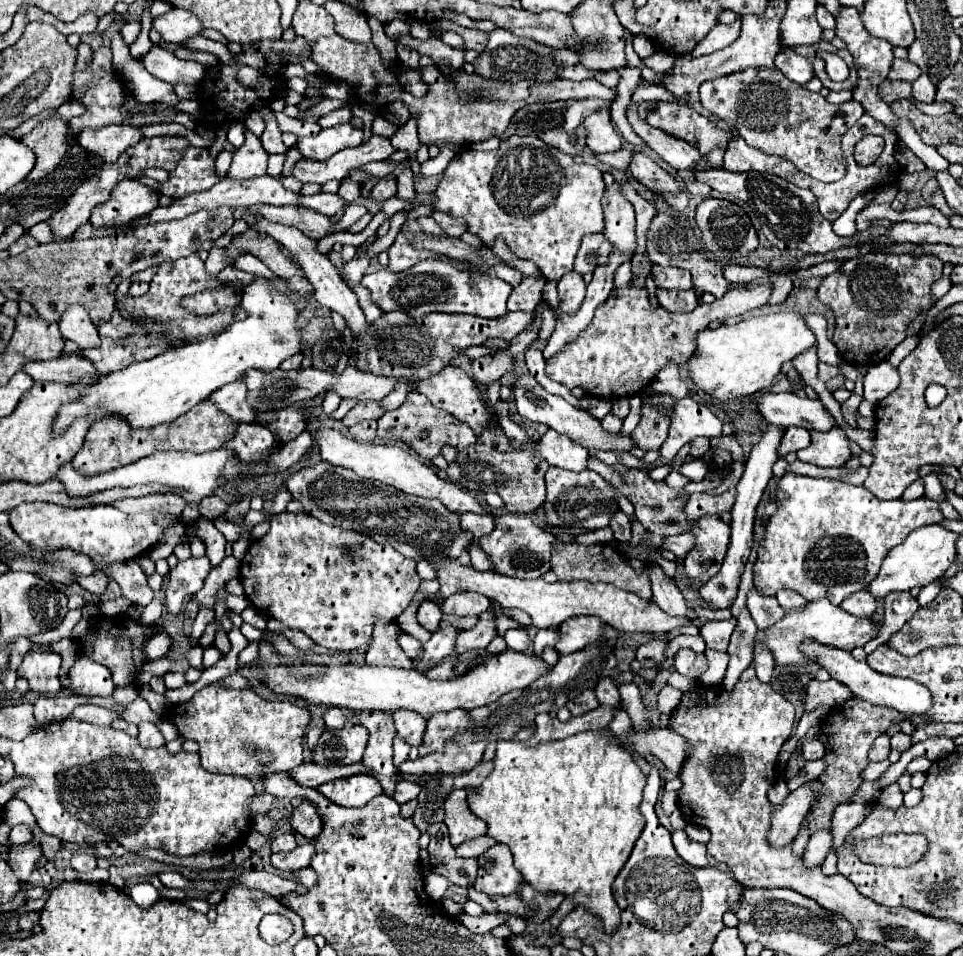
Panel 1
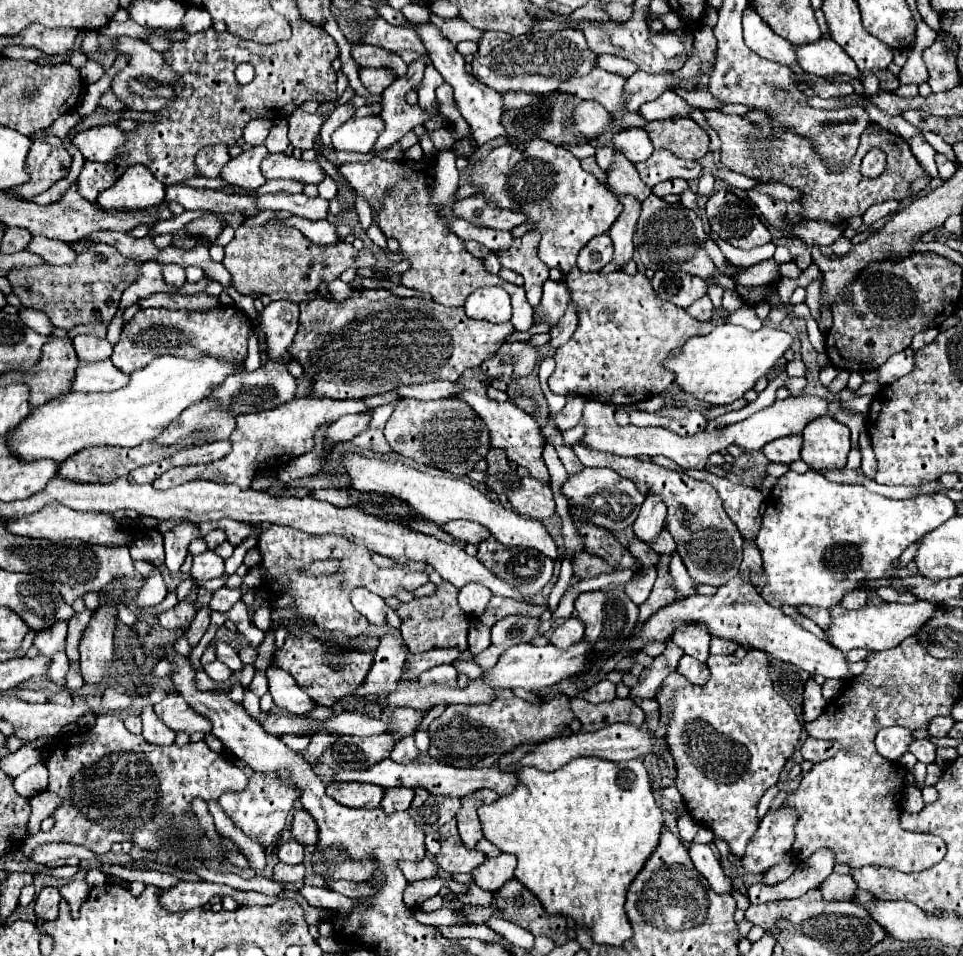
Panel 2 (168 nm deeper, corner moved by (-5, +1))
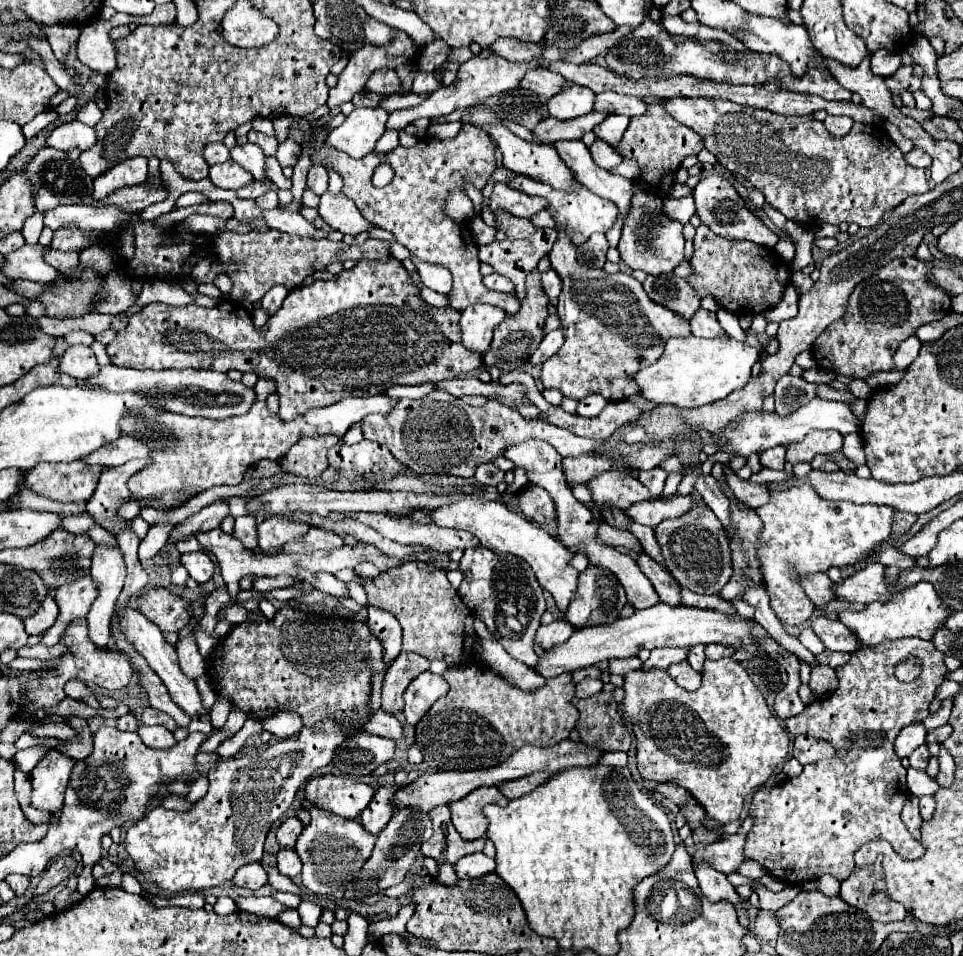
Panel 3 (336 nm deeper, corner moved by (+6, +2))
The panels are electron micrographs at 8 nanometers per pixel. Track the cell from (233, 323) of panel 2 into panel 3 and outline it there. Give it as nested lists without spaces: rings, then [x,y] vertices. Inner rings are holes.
[[[391,258],[391,262],[359,262],[355,264],[351,270],[343,270],[335,280],[315,280],[309,286],[299,286],[295,290],[289,292],[289,296],[285,298],[283,306],[267,320],[267,324],[263,328],[255,328],[253,320],[249,316],[249,312],[239,304],[239,302],[231,302],[231,300],[223,300],[213,308],[201,308],[201,306],[185,306],[185,308],[175,308],[175,306],[167,306],[167,304],[149,304],[145,306],[141,312],[133,314],[129,318],[129,326],[123,332],[117,332],[115,340],[111,344],[107,344],[107,356],[111,358],[111,362],[115,366],[125,366],[125,368],[135,369],[177,369],[183,370],[193,368],[197,370],[219,370],[219,372],[227,372],[227,370],[239,370],[239,372],[257,372],[257,376],[261,378],[269,378],[275,380],[275,394],[279,396],[279,418],[283,422],[289,422],[291,418],[297,418],[305,412],[309,412],[311,408],[323,408],[323,406],[331,406],[347,396],[355,396],[355,398],[363,398],[363,396],[373,396],[377,392],[385,392],[391,386],[401,386],[401,384],[419,384],[425,380],[433,380],[433,382],[441,382],[441,380],[449,380],[449,378],[459,378],[463,374],[469,374],[473,370],[477,370],[481,366],[481,354],[471,352],[467,348],[463,348],[461,344],[461,330],[457,324],[457,310],[455,308],[431,308],[427,302],[421,300],[419,296],[419,288],[413,282],[413,278],[409,276],[409,272],[403,268],[403,264],[395,258]]]

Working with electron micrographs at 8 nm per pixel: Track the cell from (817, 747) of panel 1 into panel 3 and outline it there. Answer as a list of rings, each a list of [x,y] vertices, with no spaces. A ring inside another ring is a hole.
[[[797,736],[795,738],[793,756],[801,764],[811,764],[811,762],[817,762],[821,758],[829,758],[833,754],[835,754],[835,750],[825,740],[819,740],[813,736]]]

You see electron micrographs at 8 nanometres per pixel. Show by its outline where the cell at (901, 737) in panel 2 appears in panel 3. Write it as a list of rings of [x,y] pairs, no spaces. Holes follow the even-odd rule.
[[[921,722],[905,726],[899,732],[897,740],[895,740],[895,752],[899,754],[899,758],[909,756],[915,748],[919,748],[921,744],[925,744],[925,734],[927,734],[927,730],[925,730],[925,726]]]

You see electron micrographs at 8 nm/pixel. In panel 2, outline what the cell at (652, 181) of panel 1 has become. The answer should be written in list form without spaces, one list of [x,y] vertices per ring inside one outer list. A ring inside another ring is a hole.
[[[624,129],[612,137],[616,151],[626,155],[630,161],[646,161],[648,147],[652,147],[650,137],[644,129]]]

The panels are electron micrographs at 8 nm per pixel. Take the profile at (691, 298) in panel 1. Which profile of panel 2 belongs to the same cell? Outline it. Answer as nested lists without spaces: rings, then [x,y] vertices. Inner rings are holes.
[[[704,295],[702,299],[696,299],[694,301],[694,305],[690,305],[690,307],[686,307],[686,313],[690,313],[694,319],[698,319],[698,321],[708,321],[710,317],[712,317],[712,301],[710,301],[710,297],[708,295]]]

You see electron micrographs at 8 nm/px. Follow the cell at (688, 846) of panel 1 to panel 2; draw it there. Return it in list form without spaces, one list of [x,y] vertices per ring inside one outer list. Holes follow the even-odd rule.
[[[692,841],[688,845],[688,853],[690,853],[690,859],[692,859],[694,867],[708,879],[708,883],[712,885],[712,889],[716,893],[730,893],[732,891],[730,879],[724,875],[722,867],[720,867],[720,861],[712,853],[710,845],[700,845],[700,843]]]

